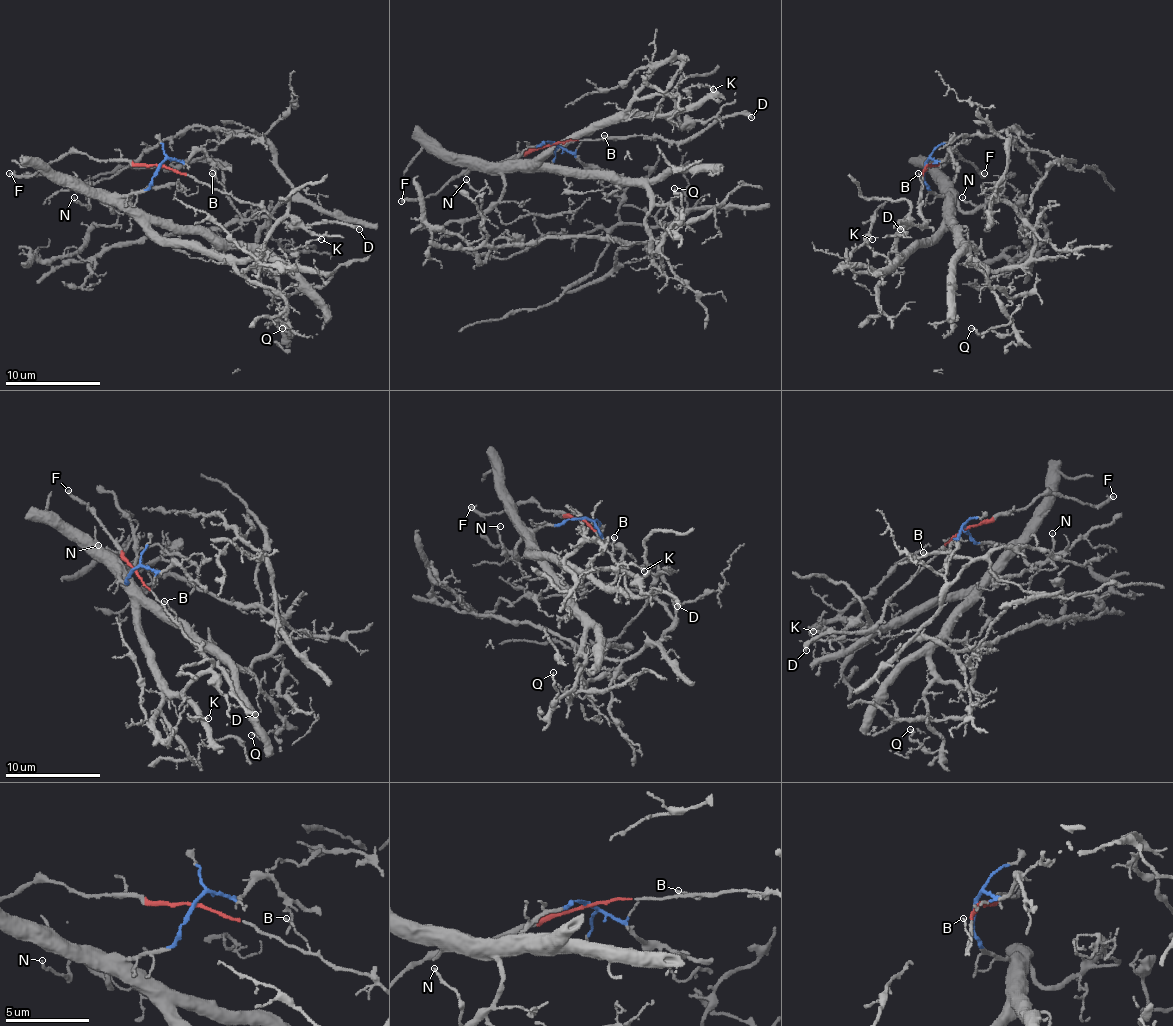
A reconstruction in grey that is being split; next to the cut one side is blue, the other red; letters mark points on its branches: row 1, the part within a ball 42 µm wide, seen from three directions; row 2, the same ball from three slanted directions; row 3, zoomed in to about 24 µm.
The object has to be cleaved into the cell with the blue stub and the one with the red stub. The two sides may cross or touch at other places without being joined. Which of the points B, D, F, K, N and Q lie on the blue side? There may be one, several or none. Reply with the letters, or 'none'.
K, N, Q

